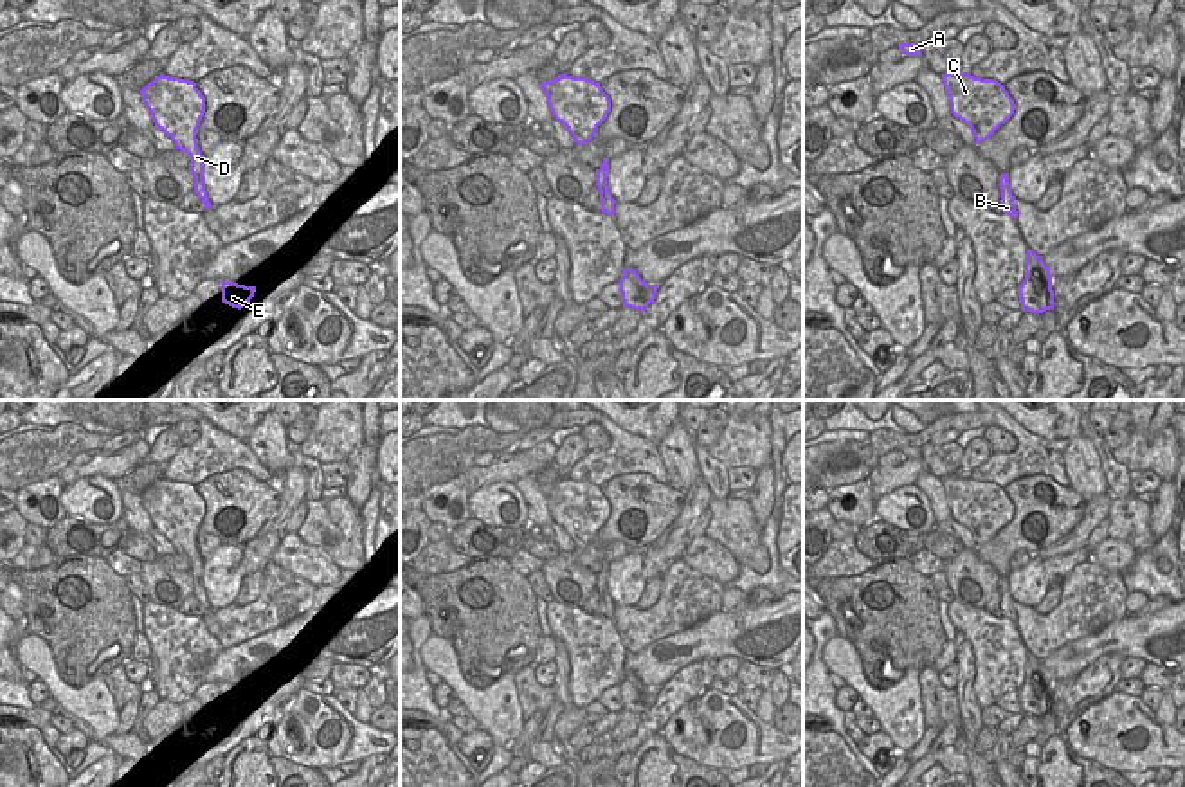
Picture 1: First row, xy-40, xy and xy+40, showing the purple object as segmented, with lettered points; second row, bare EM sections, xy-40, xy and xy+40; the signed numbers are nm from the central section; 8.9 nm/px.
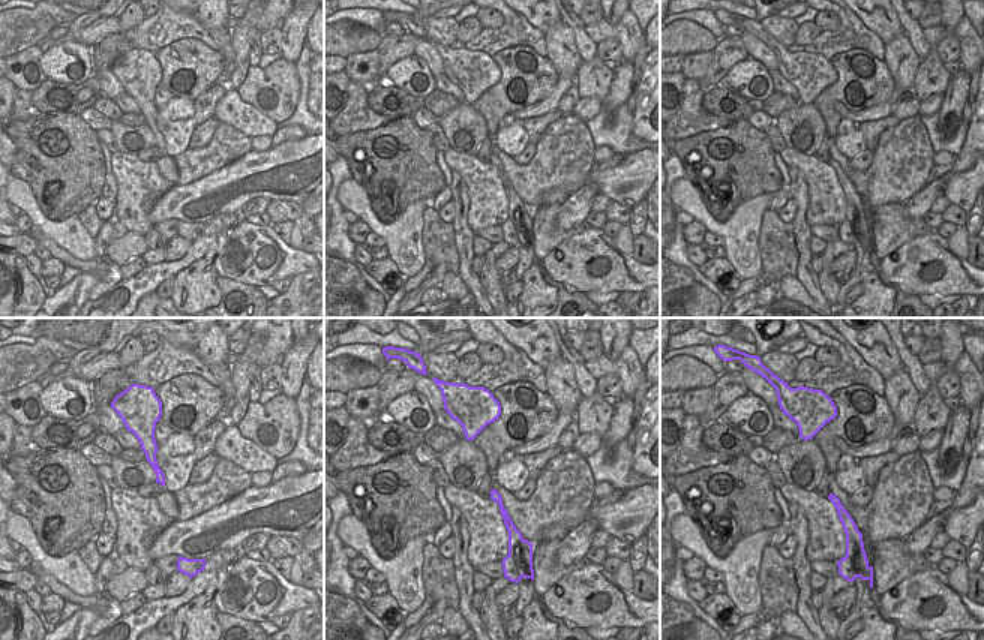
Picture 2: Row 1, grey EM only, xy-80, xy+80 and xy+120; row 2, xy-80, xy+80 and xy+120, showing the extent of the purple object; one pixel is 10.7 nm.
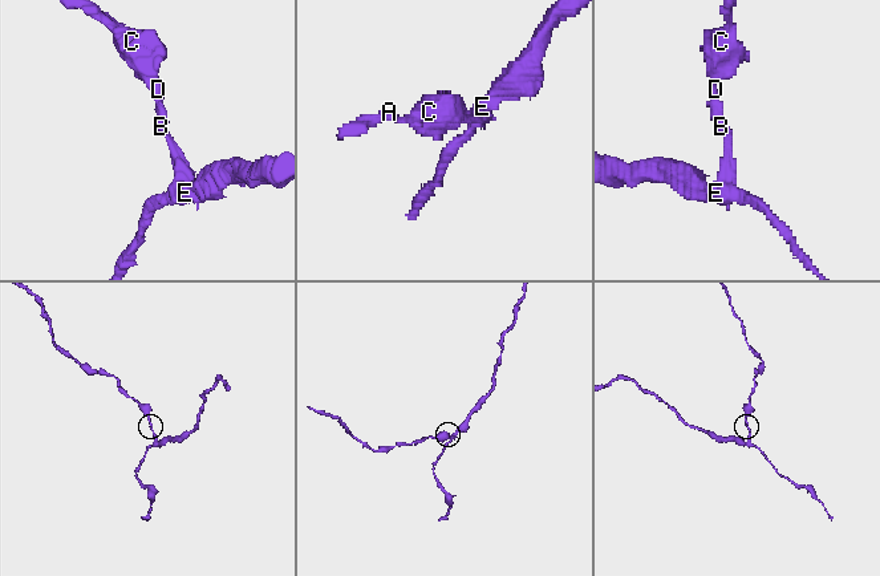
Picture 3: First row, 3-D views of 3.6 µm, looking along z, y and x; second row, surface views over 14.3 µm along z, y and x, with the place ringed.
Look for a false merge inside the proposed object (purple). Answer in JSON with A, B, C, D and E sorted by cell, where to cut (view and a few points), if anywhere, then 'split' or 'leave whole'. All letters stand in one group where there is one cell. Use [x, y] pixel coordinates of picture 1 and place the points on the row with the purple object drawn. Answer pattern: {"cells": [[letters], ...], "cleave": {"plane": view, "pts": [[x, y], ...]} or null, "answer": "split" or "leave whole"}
{"cells": [["A", "B", "C", "D"], ["E"]], "cleave": {"plane": "xy+40", "pts": [[1025, 278], [1040, 296], [1043, 310]]}, "answer": "split"}

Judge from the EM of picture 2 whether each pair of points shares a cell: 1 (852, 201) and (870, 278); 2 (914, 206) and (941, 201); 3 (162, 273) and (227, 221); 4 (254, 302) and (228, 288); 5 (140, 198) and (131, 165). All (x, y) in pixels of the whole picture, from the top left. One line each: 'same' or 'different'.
1: different
2: different
3: same
4: same
5: same

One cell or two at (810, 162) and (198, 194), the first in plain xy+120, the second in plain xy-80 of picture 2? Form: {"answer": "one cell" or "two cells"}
{"answer": "two cells"}

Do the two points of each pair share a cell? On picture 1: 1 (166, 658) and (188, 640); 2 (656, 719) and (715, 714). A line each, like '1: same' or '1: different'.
1: same
2: different

